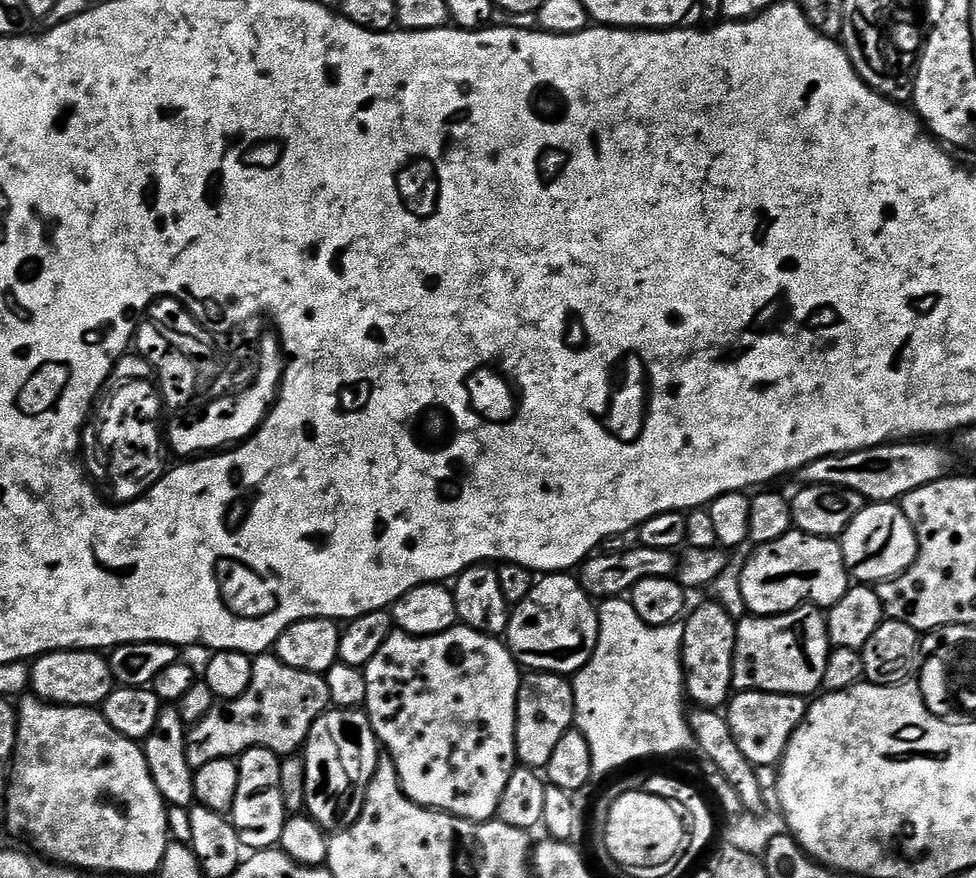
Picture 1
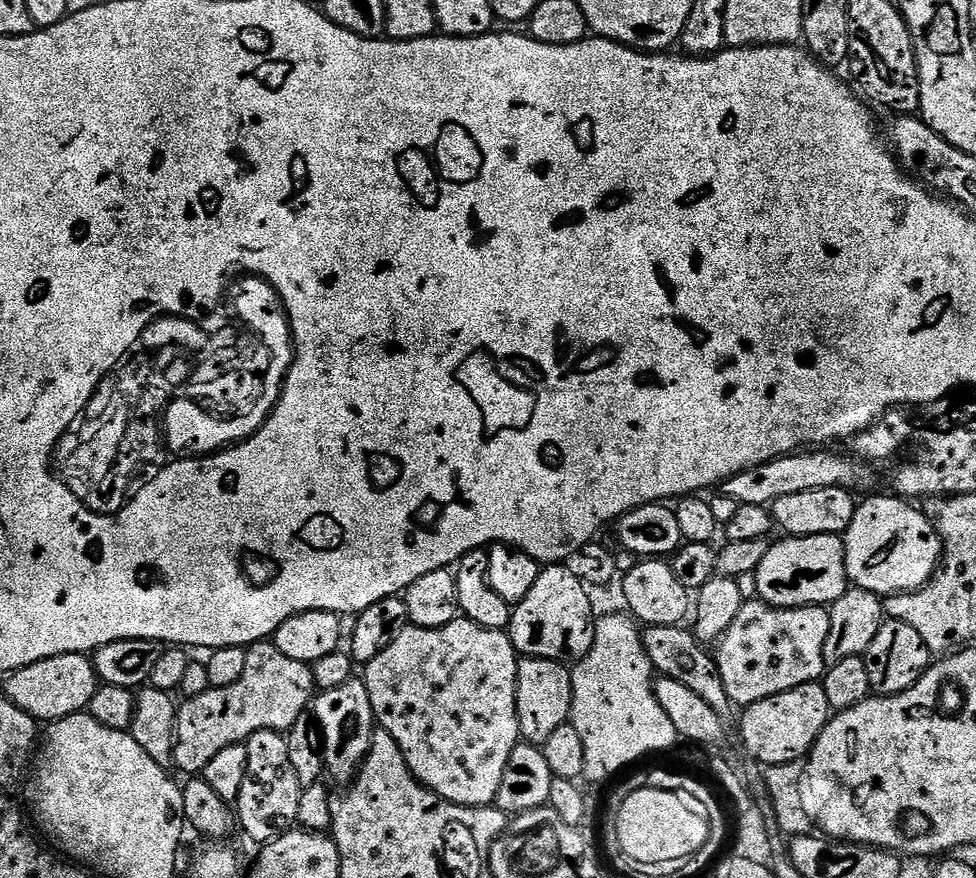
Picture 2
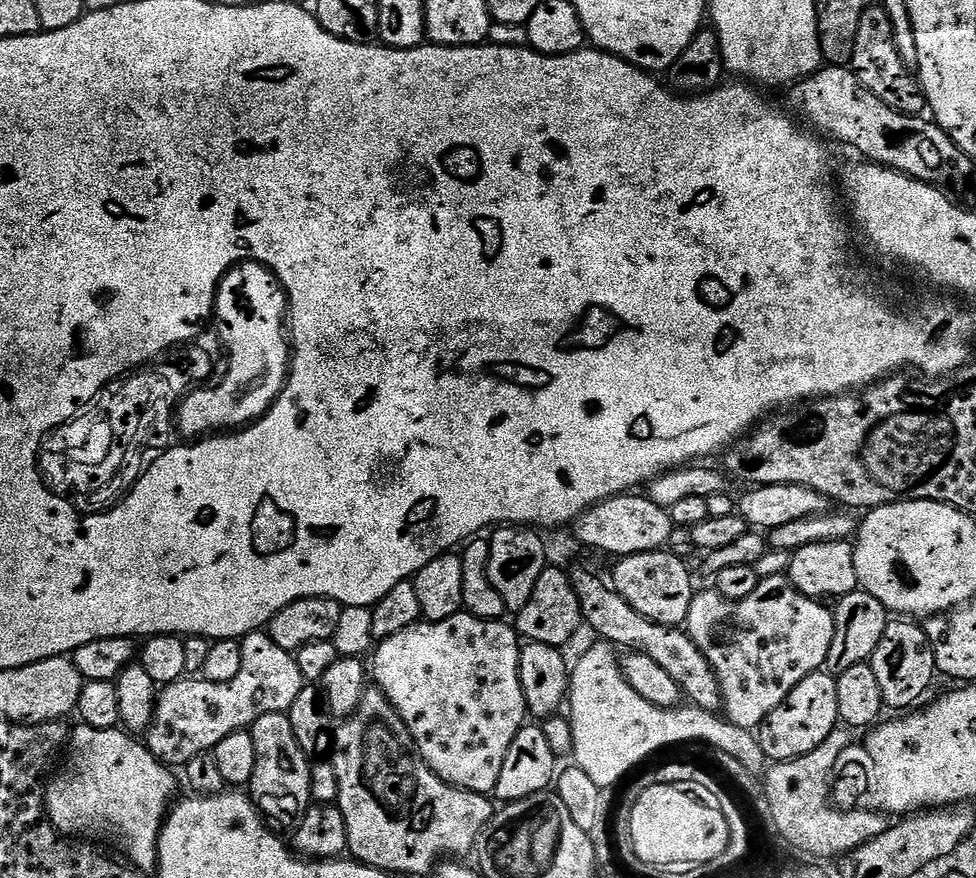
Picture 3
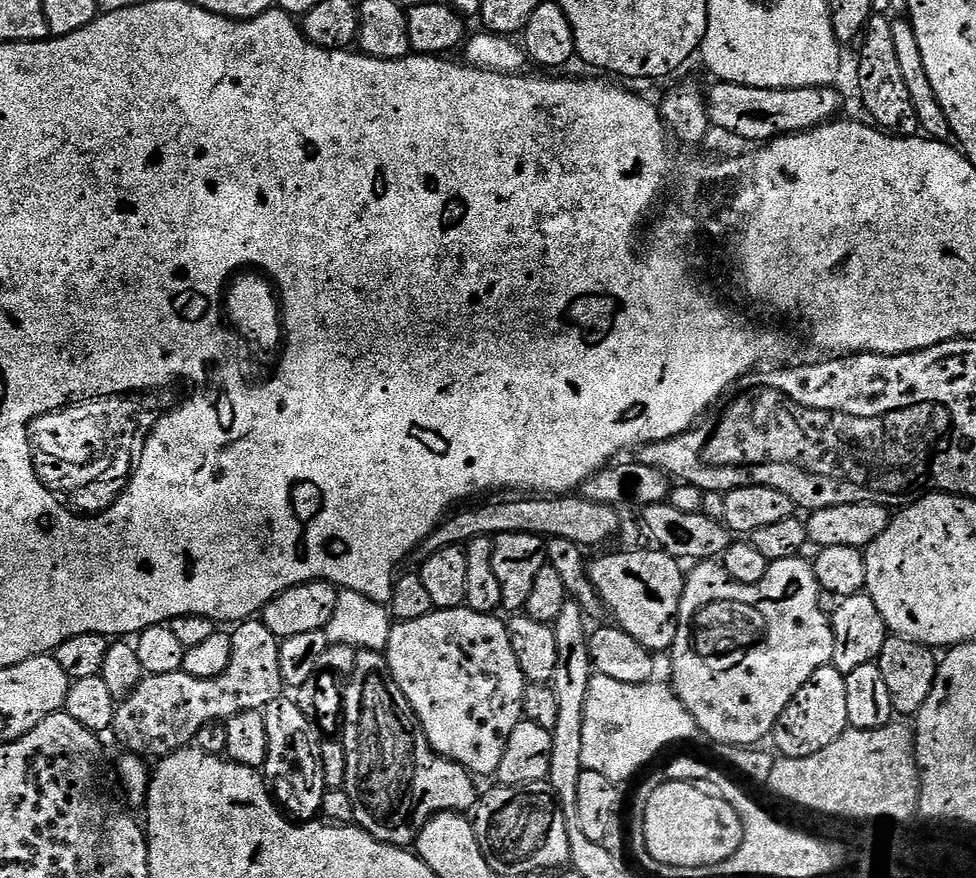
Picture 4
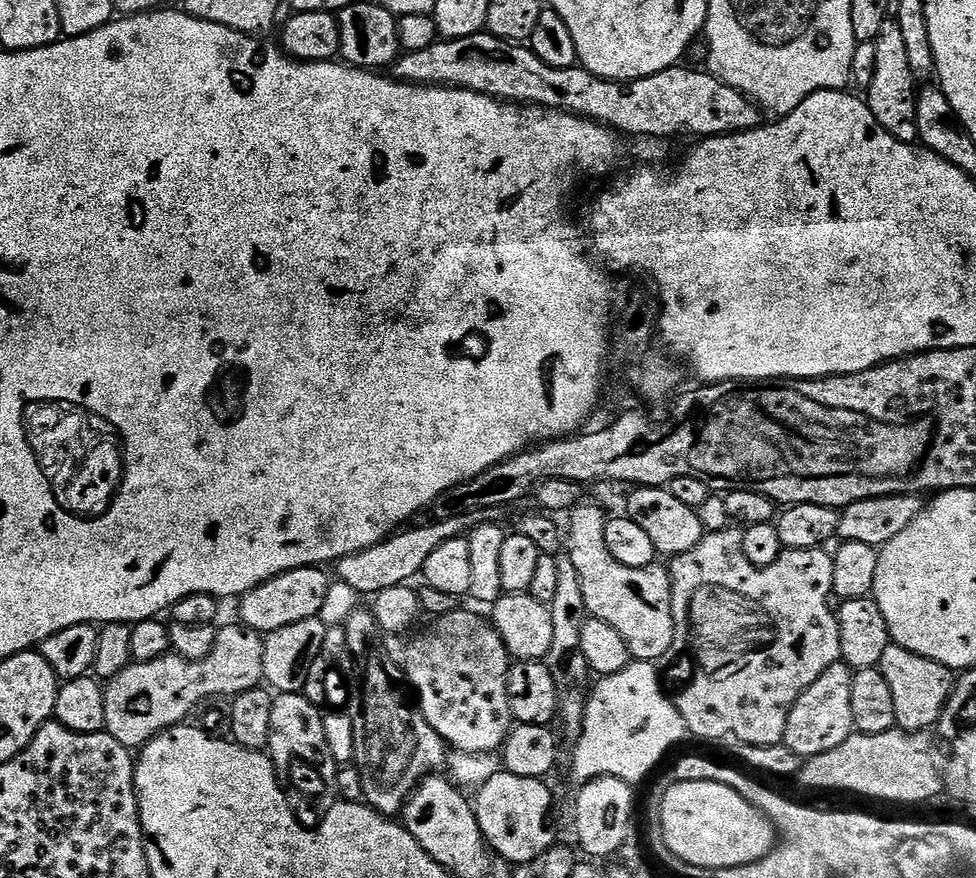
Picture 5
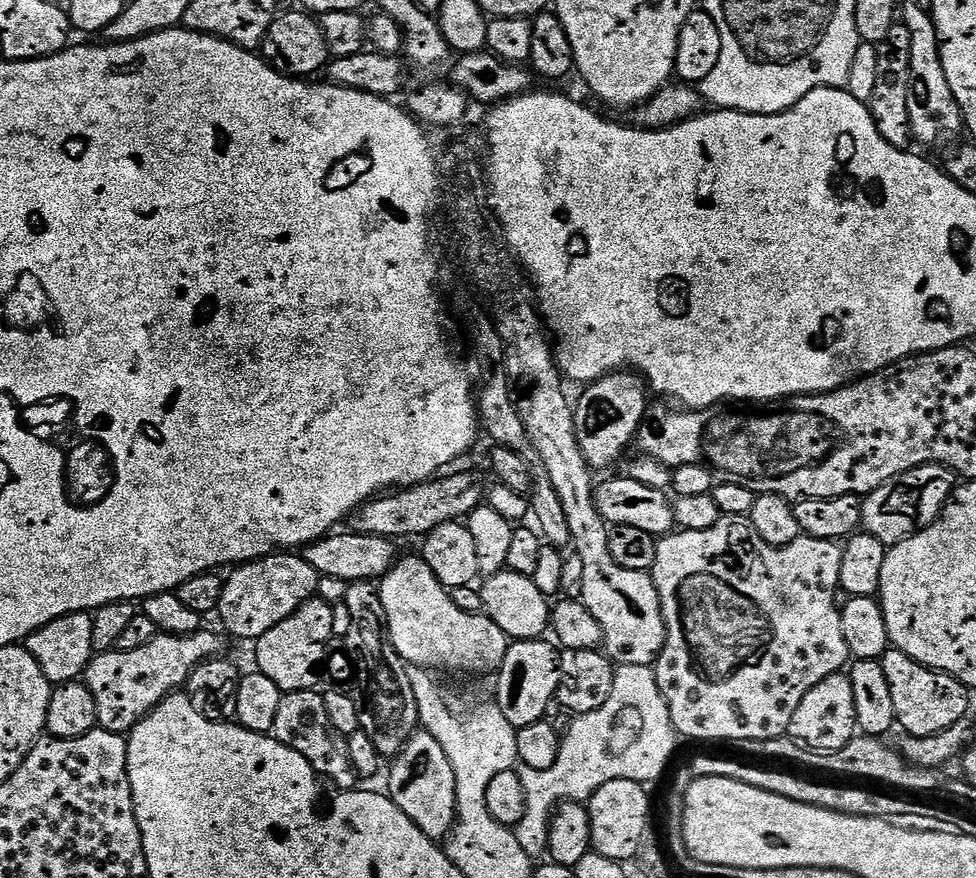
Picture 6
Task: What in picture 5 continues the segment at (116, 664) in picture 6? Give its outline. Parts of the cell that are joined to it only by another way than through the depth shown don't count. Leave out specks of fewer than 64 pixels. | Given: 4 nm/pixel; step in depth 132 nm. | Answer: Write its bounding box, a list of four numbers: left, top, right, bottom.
[104,623,264,750]

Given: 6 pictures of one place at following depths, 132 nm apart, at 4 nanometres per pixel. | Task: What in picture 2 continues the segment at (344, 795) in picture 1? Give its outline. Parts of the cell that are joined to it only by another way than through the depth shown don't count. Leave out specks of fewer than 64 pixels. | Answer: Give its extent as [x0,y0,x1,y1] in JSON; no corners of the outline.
[314,678,378,785]

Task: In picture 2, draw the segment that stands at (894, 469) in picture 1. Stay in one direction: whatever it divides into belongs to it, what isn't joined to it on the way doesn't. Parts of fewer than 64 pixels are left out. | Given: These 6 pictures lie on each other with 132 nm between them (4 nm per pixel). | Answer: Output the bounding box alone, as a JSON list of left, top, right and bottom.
[719,450,877,508]

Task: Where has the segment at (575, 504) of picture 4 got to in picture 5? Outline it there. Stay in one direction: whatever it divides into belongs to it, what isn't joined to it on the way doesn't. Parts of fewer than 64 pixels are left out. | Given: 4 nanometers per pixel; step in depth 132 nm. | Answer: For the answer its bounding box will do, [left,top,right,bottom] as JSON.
[335,508,498,594]

